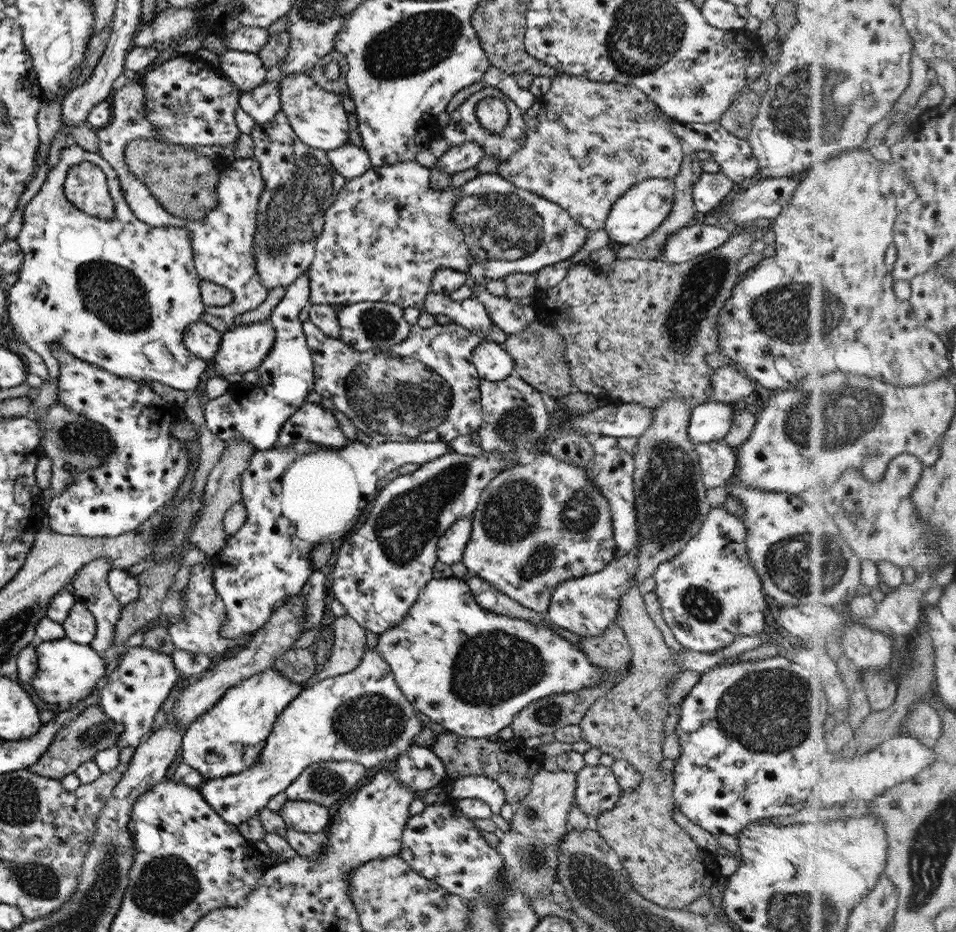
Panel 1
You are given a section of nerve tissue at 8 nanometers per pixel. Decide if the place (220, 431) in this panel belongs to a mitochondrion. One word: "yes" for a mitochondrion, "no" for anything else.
no

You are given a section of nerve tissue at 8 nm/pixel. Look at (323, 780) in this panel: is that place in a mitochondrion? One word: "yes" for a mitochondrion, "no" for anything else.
yes

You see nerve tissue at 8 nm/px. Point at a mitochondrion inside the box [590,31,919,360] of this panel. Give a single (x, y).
(814, 101)

